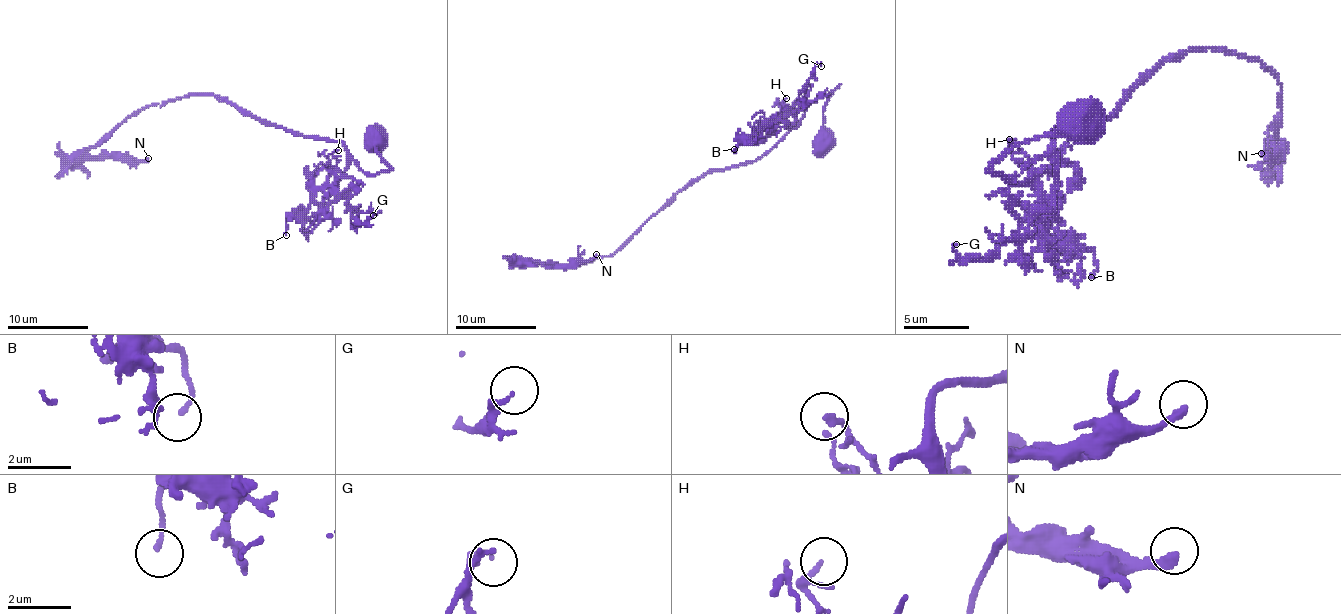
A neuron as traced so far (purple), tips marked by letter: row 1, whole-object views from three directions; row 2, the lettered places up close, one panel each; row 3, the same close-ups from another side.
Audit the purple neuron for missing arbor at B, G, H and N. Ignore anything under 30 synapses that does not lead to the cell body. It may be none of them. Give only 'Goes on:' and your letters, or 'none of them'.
Goes on: none of them

